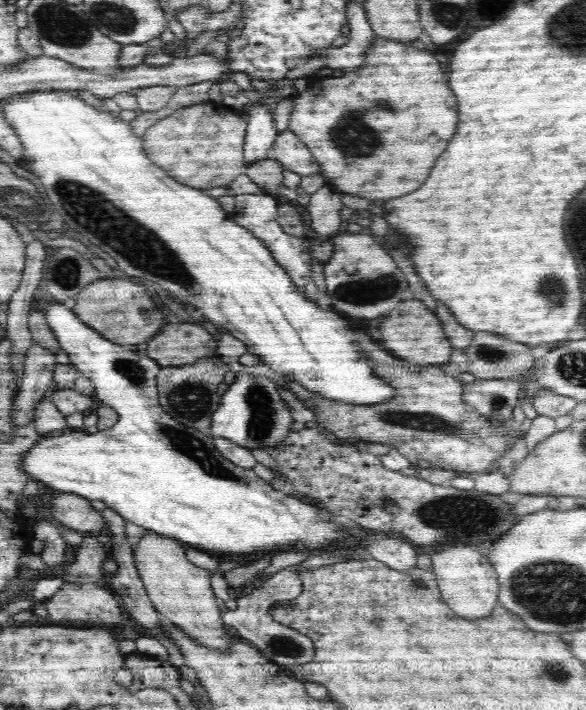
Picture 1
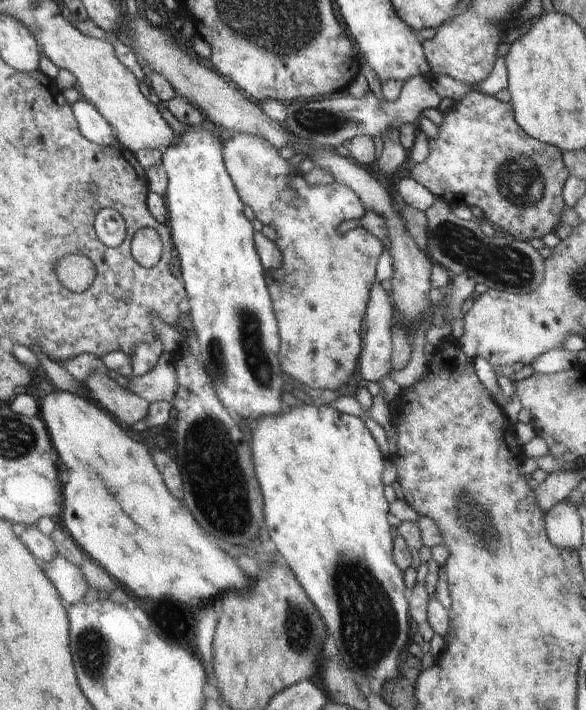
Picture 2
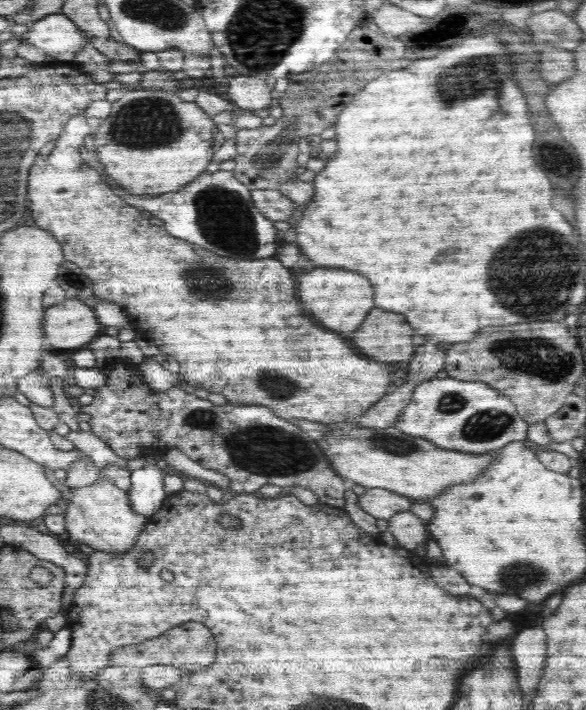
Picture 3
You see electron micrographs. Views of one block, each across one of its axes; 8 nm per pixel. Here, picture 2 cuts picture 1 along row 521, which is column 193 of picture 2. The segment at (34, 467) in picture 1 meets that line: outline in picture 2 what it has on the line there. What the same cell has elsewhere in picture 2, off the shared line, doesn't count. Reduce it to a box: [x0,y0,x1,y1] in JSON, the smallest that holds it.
[161,128,283,422]

